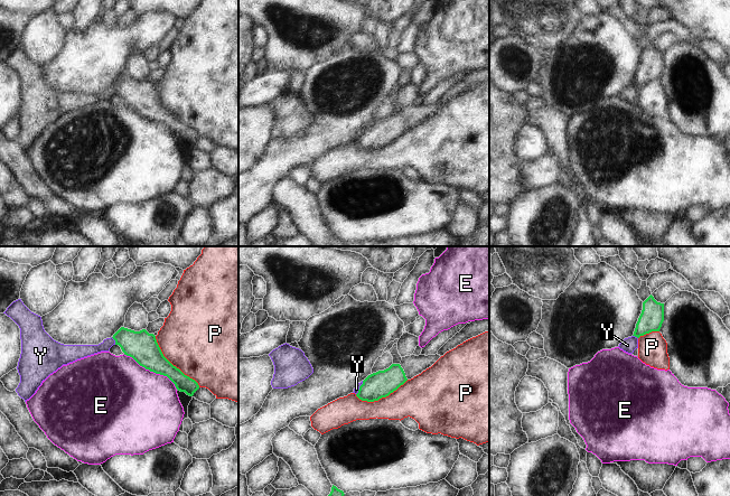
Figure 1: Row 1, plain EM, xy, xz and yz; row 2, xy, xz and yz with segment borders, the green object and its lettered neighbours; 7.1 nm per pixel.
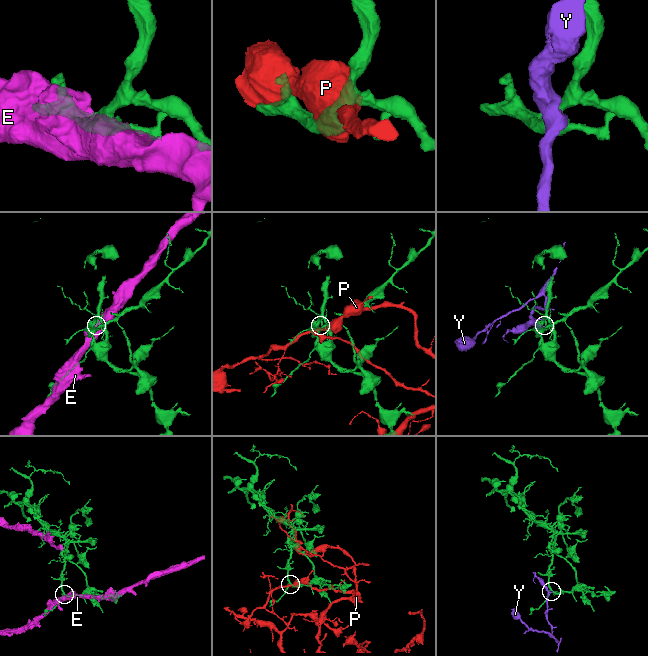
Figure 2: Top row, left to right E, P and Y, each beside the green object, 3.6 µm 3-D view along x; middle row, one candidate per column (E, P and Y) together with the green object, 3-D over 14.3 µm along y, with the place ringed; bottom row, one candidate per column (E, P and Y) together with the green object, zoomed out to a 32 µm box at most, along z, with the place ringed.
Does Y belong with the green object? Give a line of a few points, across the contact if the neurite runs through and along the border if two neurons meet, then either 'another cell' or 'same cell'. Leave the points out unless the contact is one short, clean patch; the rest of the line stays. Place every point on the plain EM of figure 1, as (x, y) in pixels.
line xy (111, 86), (115, 93); another cell

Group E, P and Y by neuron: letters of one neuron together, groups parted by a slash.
E / P / Y

